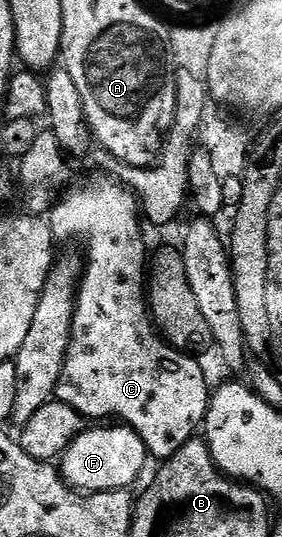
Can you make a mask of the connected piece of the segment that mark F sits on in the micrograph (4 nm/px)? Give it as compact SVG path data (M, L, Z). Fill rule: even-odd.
M89 427L70 443L69 449L60 458L59 472L72 488L89 493L110 493L113 489L133 487L137 481L137 476L145 469L147 450L145 441L132 427L121 428L125 429L93 429L93 427Z

